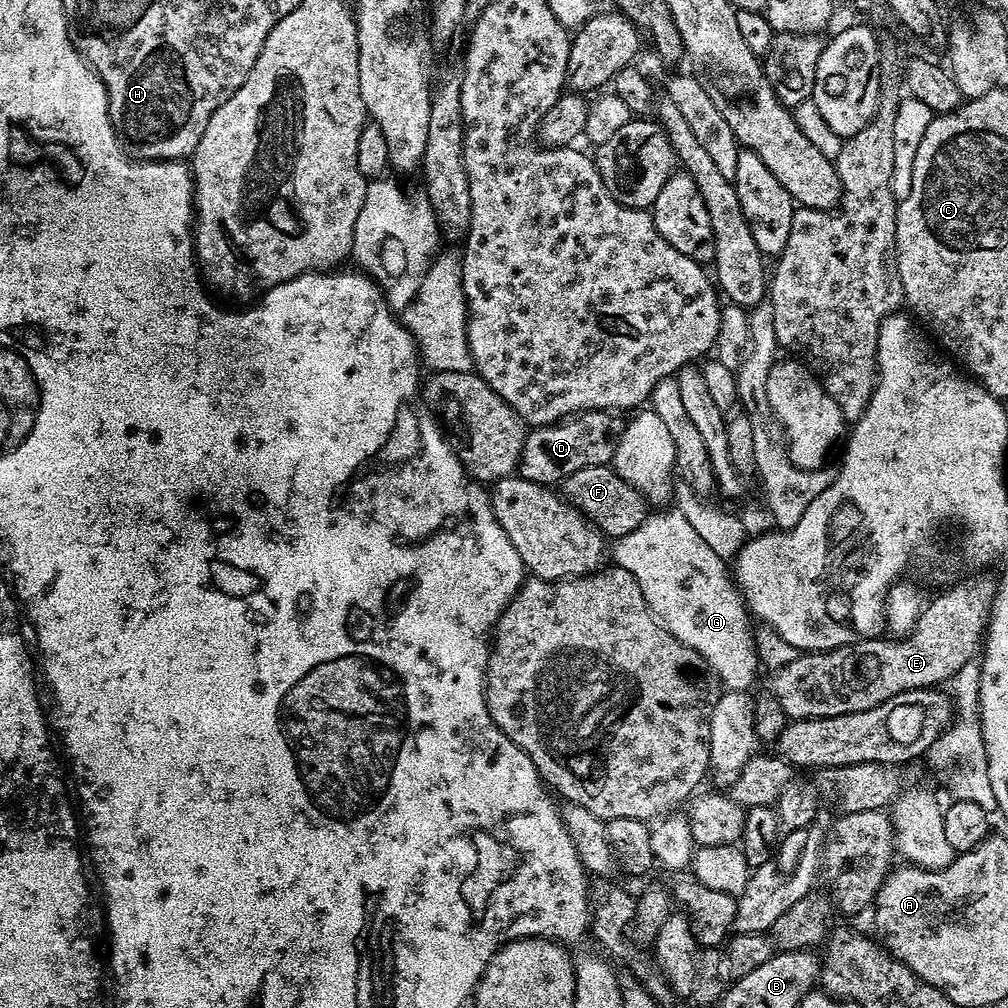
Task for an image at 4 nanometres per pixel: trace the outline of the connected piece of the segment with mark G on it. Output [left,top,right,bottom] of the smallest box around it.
[610,510,758,691]

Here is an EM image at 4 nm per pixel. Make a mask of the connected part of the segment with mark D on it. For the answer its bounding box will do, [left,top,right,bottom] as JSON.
[518,410,624,486]

